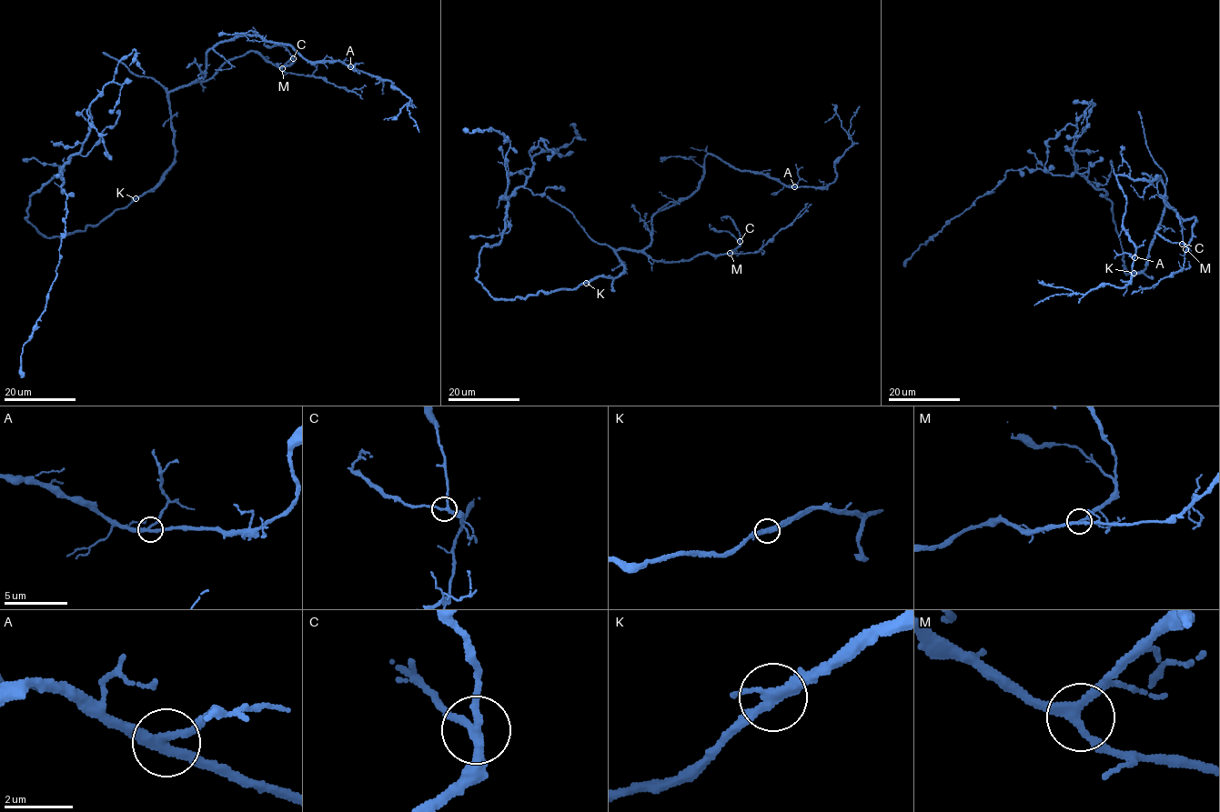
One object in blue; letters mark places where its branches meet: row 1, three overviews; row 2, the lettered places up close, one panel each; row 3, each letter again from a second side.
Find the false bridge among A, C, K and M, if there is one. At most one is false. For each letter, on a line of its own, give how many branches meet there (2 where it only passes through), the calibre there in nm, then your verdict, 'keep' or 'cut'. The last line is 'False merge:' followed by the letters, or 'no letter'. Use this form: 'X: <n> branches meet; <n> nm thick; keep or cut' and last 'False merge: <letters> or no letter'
A: 3 branches meet; 280 nm thick; keep
C: 3 branches meet; 200 nm thick; keep
K: 3 branches meet; 240 nm thick; keep
M: 3 branches meet; 240 nm thick; keep
False merge: no letter

